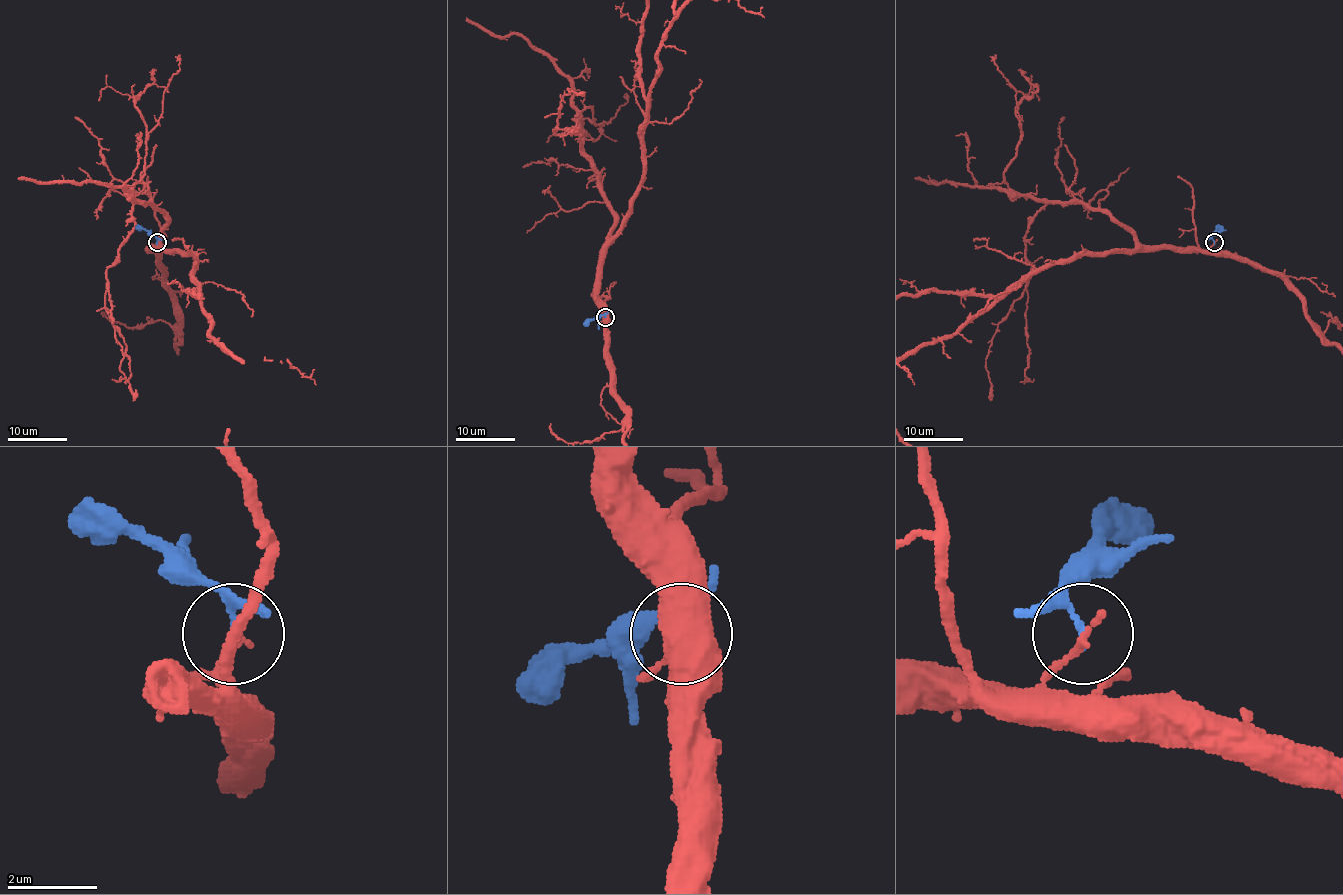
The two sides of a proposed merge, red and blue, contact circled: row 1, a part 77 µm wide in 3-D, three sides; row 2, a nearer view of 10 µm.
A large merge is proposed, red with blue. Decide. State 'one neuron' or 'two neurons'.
two neurons

